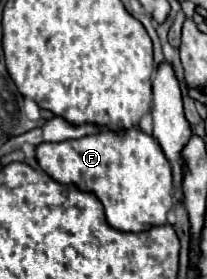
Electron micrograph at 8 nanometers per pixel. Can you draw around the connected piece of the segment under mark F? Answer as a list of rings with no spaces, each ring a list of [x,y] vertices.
[[[101,130],[91,136],[67,142],[41,142],[35,148],[37,162],[59,184],[75,184],[81,190],[93,192],[105,206],[107,222],[121,232],[145,232],[167,222],[167,212],[173,208],[171,200],[171,166],[157,144],[157,140],[141,130]]]

